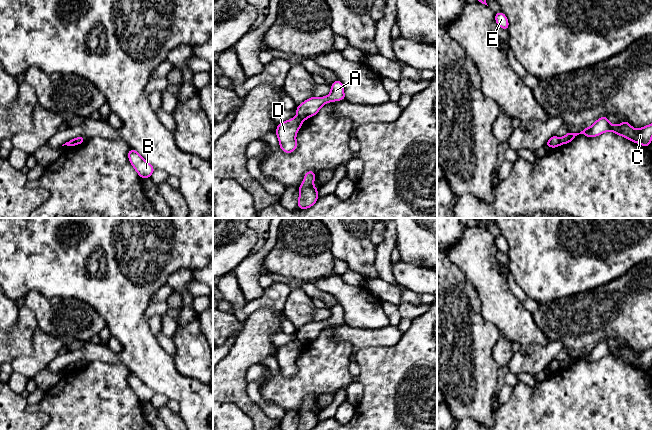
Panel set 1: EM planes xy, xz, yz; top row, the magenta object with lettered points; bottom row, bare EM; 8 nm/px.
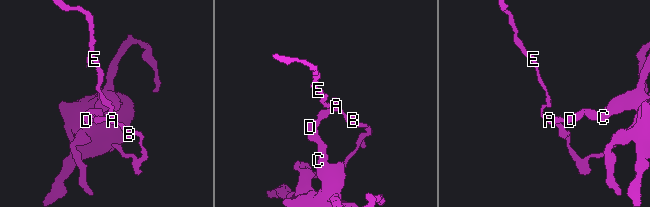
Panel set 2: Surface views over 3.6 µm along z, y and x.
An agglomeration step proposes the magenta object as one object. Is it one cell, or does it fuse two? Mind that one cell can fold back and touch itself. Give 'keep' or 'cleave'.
cleave

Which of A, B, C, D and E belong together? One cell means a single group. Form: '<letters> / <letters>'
A B E / C D

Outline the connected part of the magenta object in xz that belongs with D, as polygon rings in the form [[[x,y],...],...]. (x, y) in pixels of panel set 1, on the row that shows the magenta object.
[[[296,116],[277,125],[275,131],[280,148],[285,153],[292,153],[297,149],[296,134],[302,126],[303,120]]]

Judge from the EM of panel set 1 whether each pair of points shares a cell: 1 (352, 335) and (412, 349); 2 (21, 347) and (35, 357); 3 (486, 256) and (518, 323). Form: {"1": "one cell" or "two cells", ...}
{"1": "two cells", "2": "two cells", "3": "one cell"}

